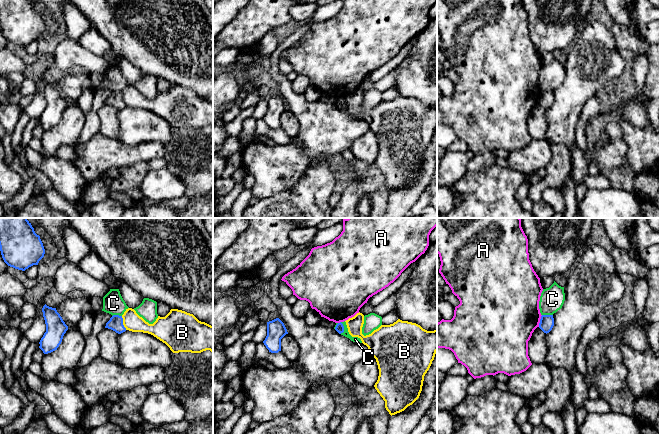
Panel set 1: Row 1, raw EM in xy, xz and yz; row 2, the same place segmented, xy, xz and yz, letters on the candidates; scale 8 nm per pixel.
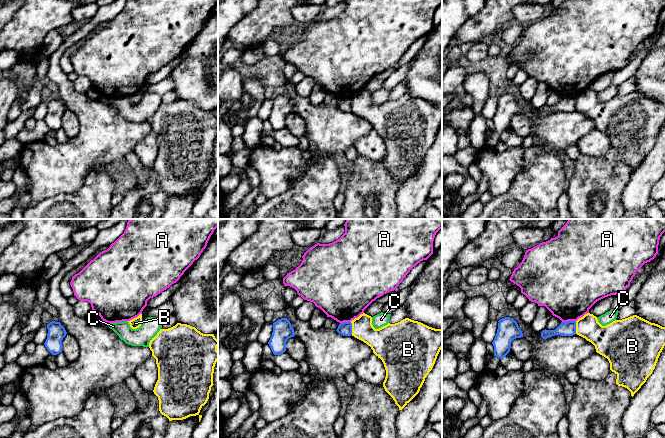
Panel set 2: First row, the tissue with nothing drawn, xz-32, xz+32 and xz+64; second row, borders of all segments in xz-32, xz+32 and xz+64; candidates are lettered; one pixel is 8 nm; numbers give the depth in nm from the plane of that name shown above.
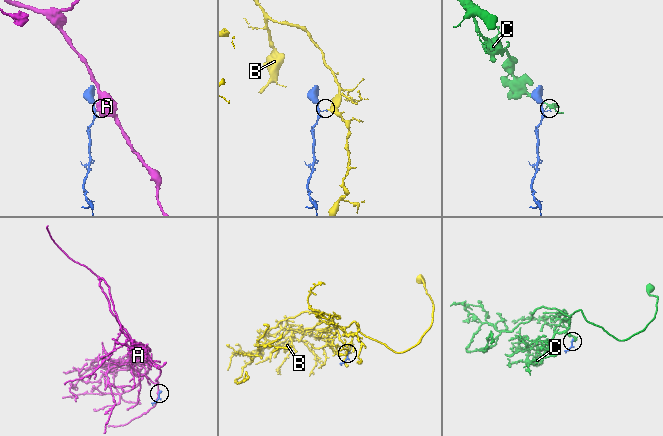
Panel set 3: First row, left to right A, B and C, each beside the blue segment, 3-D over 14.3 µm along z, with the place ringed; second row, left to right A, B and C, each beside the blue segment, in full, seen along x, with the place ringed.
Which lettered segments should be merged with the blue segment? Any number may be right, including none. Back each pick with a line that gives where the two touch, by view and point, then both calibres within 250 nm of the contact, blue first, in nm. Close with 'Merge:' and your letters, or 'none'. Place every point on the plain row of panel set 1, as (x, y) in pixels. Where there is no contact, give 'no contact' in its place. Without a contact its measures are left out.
Merge: none

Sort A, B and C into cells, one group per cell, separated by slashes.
A / B / C

